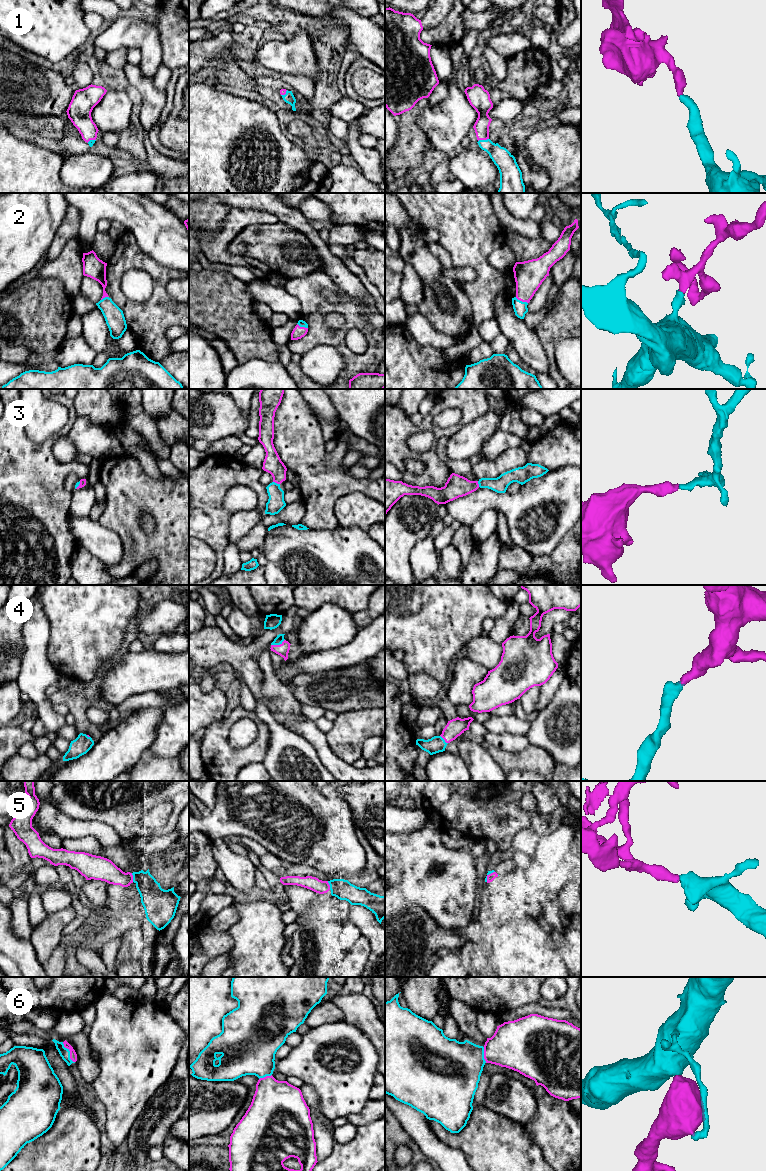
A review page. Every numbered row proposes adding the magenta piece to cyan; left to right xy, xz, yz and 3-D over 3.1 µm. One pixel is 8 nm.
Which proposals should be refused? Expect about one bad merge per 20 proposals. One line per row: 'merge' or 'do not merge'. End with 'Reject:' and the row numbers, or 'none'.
1: merge
2: merge
3: merge
4: merge
5: merge
6: merge
Reject: none

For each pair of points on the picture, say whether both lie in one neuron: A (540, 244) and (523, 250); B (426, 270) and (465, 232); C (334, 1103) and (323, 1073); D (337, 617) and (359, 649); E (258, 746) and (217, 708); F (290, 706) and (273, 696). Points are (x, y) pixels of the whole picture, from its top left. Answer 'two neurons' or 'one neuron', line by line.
A: one neuron
B: two neurons
C: one neuron
D: two neurons
E: two neurons
F: one neuron

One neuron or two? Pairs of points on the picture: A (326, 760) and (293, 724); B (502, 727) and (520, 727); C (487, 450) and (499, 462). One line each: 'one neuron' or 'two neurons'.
A: one neuron
B: one neuron
C: two neurons

